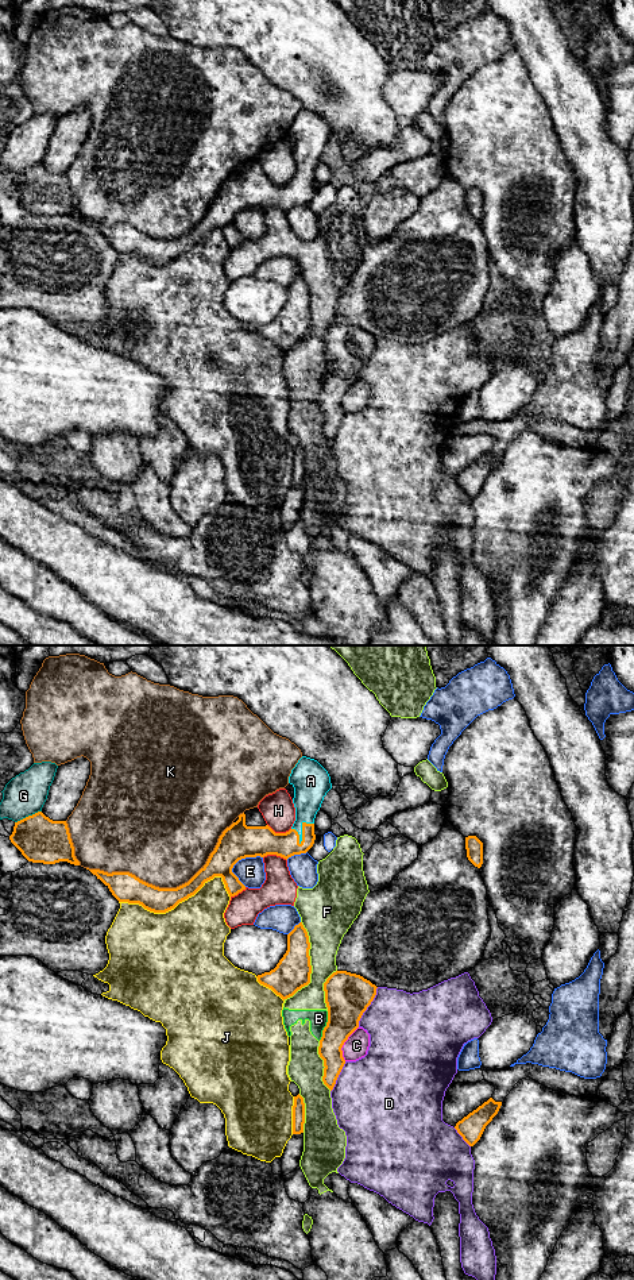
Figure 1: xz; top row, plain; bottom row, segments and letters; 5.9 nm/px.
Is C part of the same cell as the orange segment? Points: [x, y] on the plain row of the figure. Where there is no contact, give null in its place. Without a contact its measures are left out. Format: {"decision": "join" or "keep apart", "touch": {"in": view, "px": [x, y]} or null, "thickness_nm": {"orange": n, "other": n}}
{"decision": "keep apart", "touch": {"in": "xz", "px": [343, 396]}, "thickness_nm": {"orange": 240, "other": 140}}

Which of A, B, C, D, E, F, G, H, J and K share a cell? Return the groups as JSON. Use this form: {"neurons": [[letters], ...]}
{"neurons": [["A"], ["B", "C", "F", "H"], ["D"], ["E"], ["G"], ["J"], ["K"]]}

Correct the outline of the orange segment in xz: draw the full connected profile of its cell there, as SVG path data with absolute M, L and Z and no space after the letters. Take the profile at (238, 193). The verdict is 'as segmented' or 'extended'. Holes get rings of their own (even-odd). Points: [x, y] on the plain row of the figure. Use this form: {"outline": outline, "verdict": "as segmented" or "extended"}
{"outline": "M302 108L291 122L289 135L294 139L295 173L286 185L275 185L258 159L246 162L219 190L206 216L185 236L177 240L159 240L129 224L89 221L119 254L139 255L154 265L166 265L194 247L205 234L221 228L229 248L246 238L232 224L233 217L246 209L277 207L289 211L306 205L314 196L314 170L324 149L332 140L328 123L314 111Z", "verdict": "extended"}

